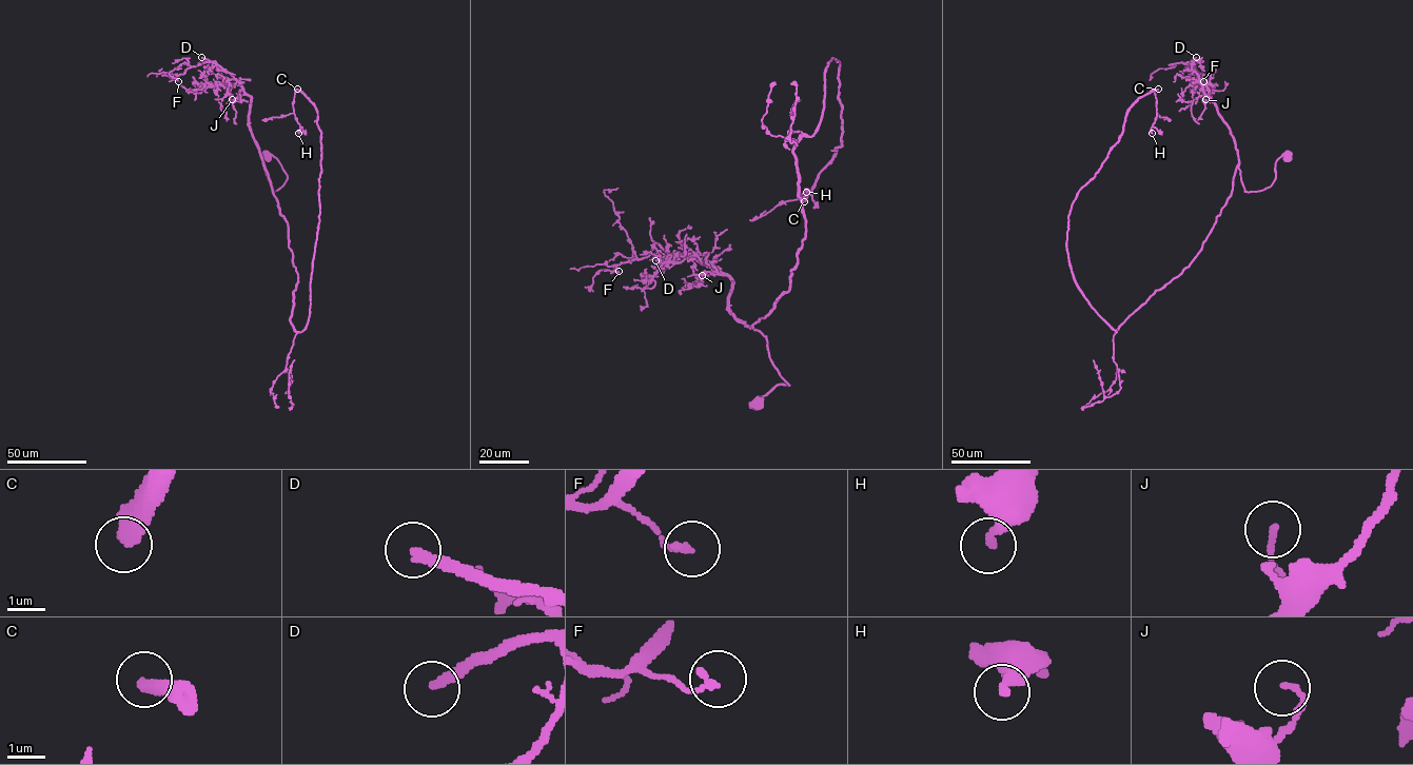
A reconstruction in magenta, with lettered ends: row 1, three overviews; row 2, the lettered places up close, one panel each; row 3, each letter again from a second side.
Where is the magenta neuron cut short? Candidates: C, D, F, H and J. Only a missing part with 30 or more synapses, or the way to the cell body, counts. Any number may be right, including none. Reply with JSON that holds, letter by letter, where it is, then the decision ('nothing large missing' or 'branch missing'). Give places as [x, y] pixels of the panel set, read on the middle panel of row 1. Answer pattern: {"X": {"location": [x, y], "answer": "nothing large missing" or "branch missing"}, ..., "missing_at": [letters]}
{"C": {"location": [804, 201], "answer": "branch missing"}, "D": {"location": [655, 260], "answer": "nothing large missing"}, "F": {"location": [619, 271], "answer": "nothing large missing"}, "H": {"location": [806, 192], "answer": "nothing large missing"}, "J": {"location": [702, 275], "answer": "nothing large missing"}, "missing_at": ["C"]}

